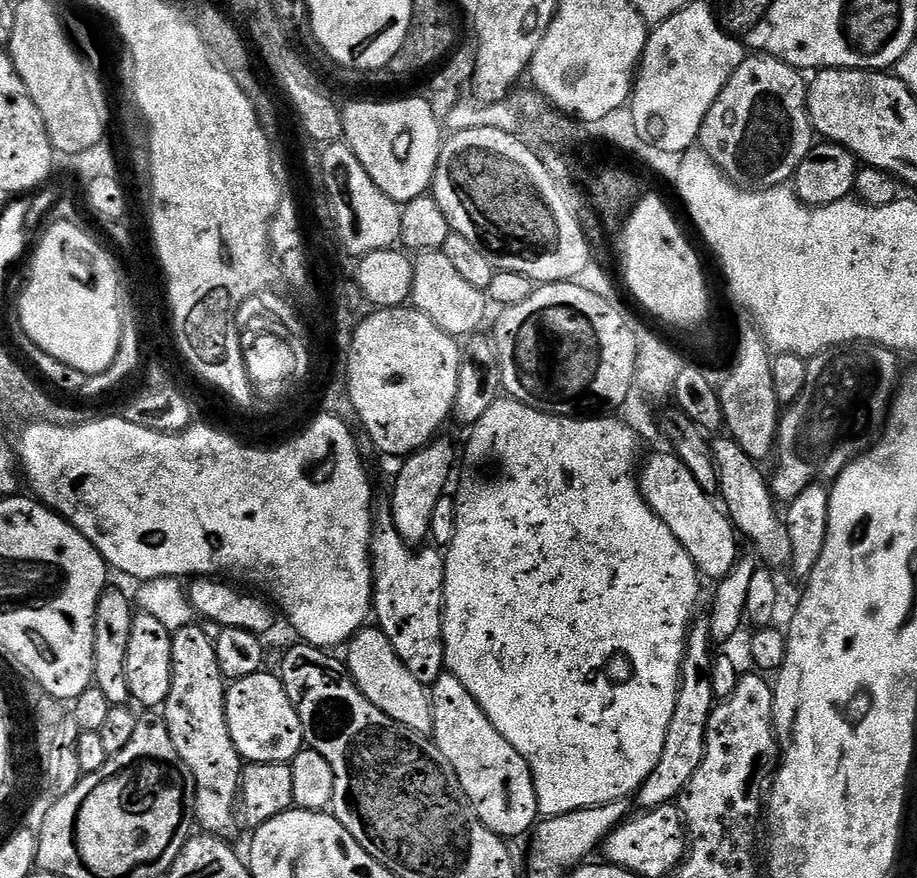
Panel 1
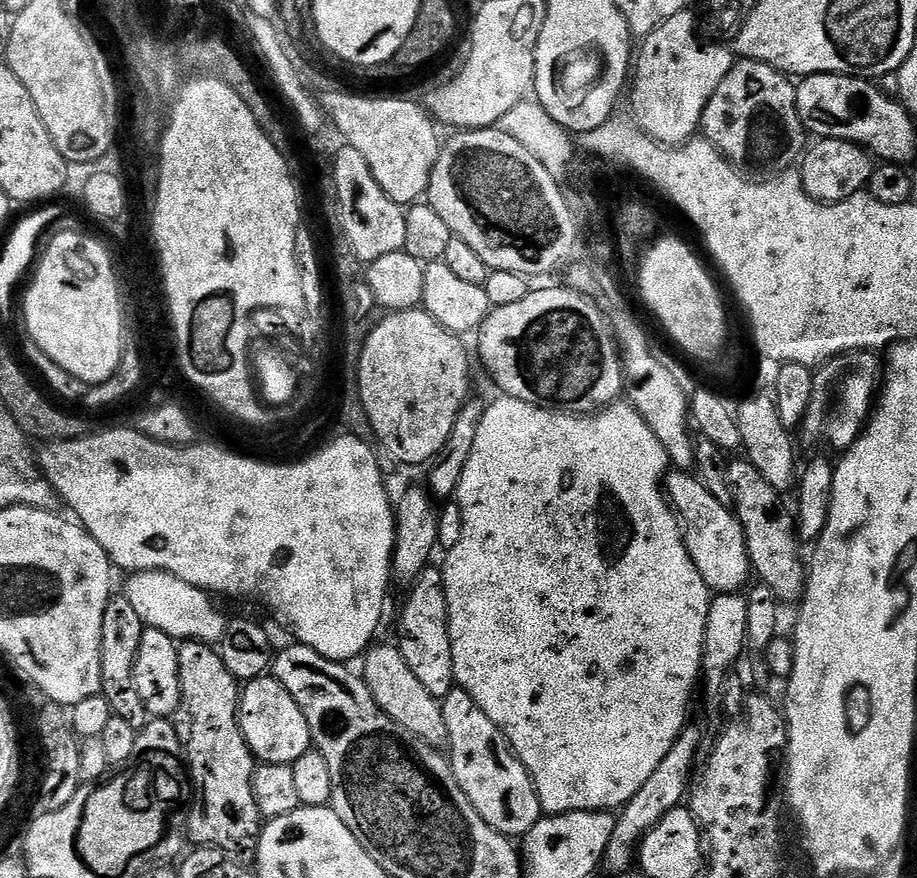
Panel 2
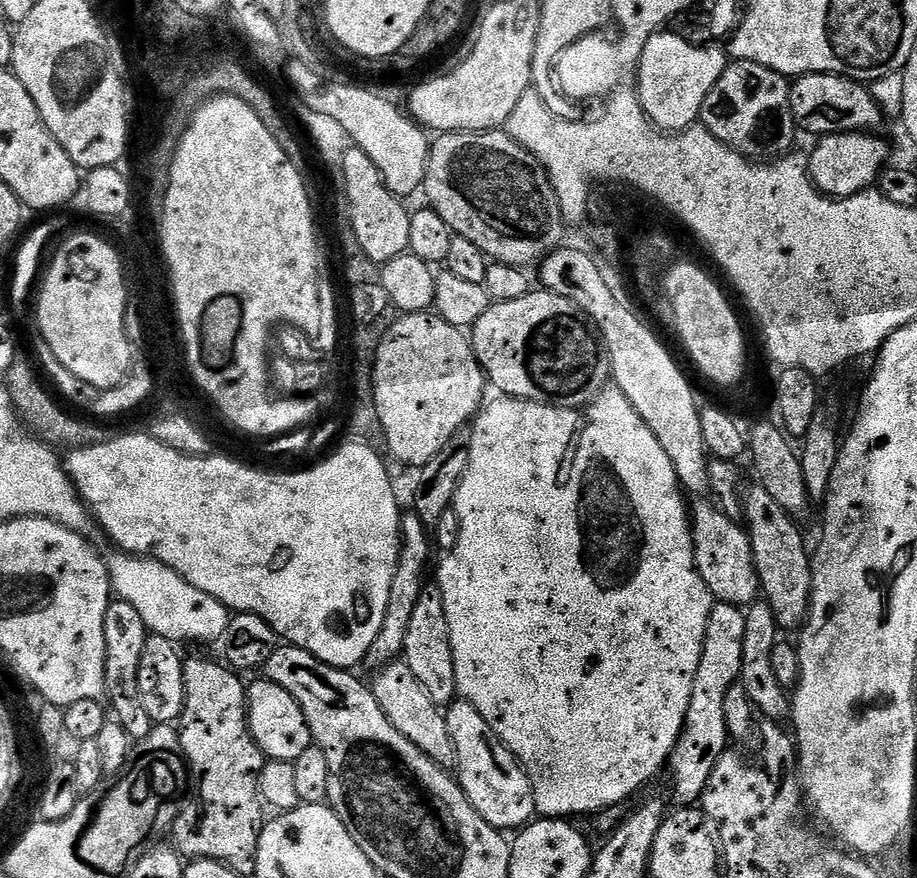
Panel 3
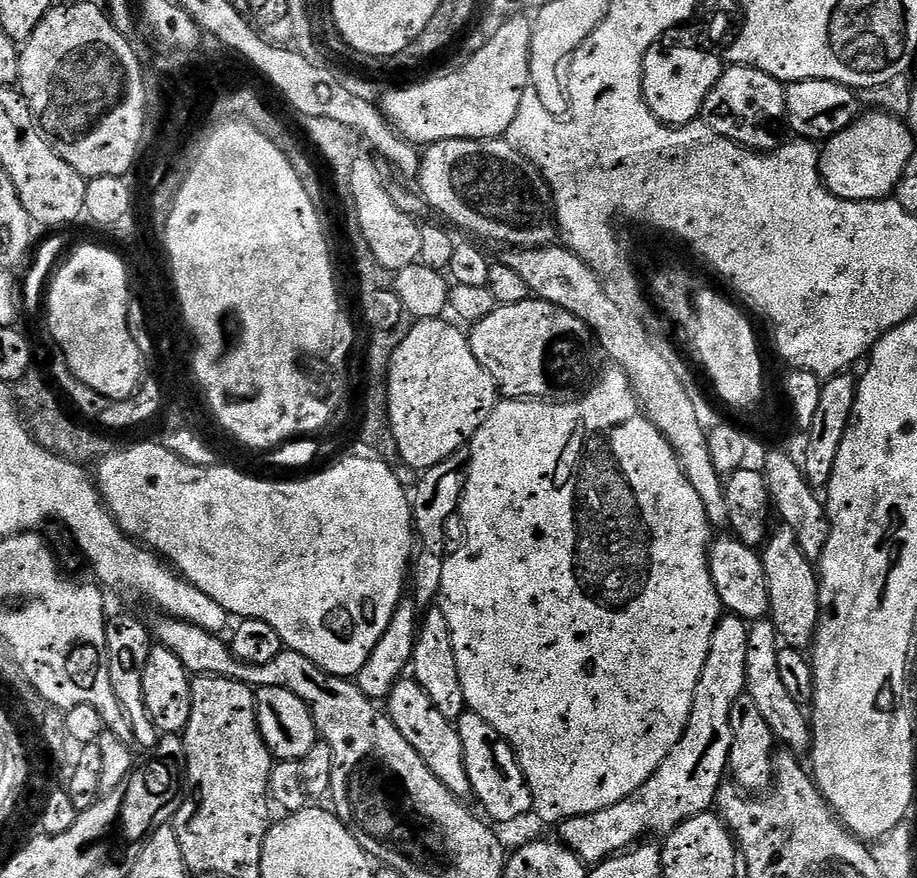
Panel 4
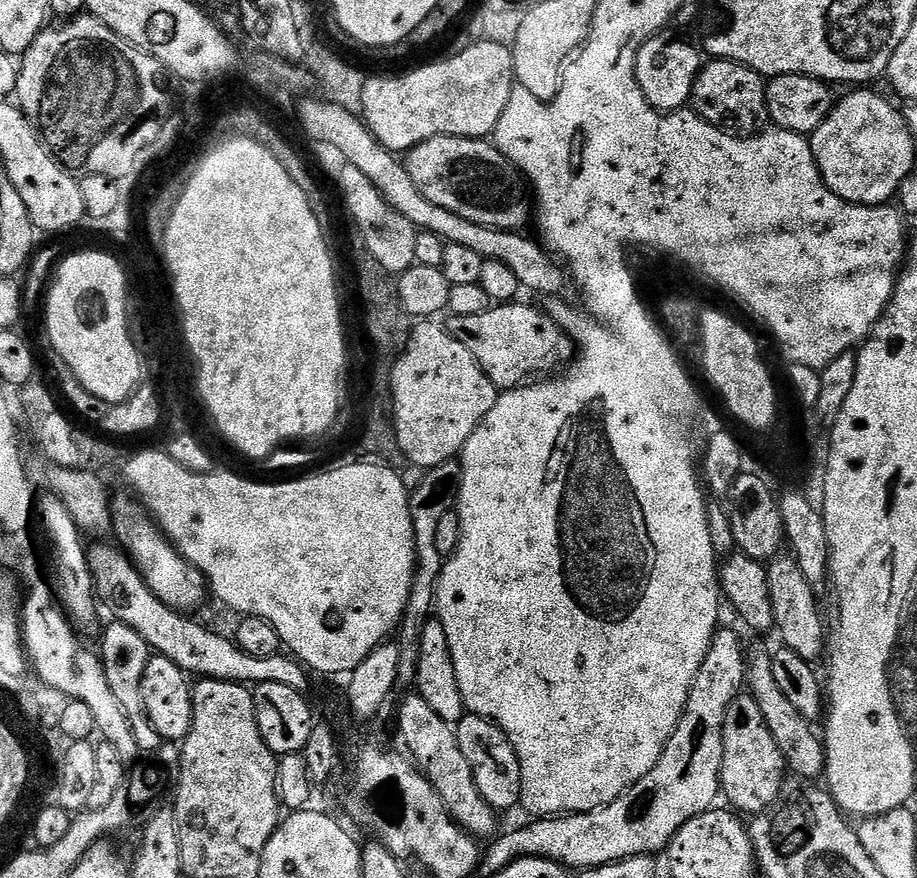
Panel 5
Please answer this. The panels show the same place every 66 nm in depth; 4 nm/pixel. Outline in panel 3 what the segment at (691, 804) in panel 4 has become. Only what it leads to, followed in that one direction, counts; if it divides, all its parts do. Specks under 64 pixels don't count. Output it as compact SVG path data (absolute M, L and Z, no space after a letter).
M713 603L706 626L702 658L690 694L690 706L684 719L684 730L670 757L672 792L680 806L695 805L706 790L710 770L729 747L730 733L726 726L726 694L737 683L742 670L742 638L746 634L744 612L735 604Z

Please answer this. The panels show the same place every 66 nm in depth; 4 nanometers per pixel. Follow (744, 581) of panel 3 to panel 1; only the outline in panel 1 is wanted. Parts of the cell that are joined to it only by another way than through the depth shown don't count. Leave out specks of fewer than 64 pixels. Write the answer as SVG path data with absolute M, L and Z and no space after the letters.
M671 450L656 452L645 464L643 461L638 472L638 483L642 498L650 510L654 510L654 514L658 514L658 518L670 526L670 534L674 534L686 554L690 554L701 577L708 579L709 576L712 582L719 582L732 573L738 564L736 527L729 520L727 511L698 484L690 468L676 453Z

